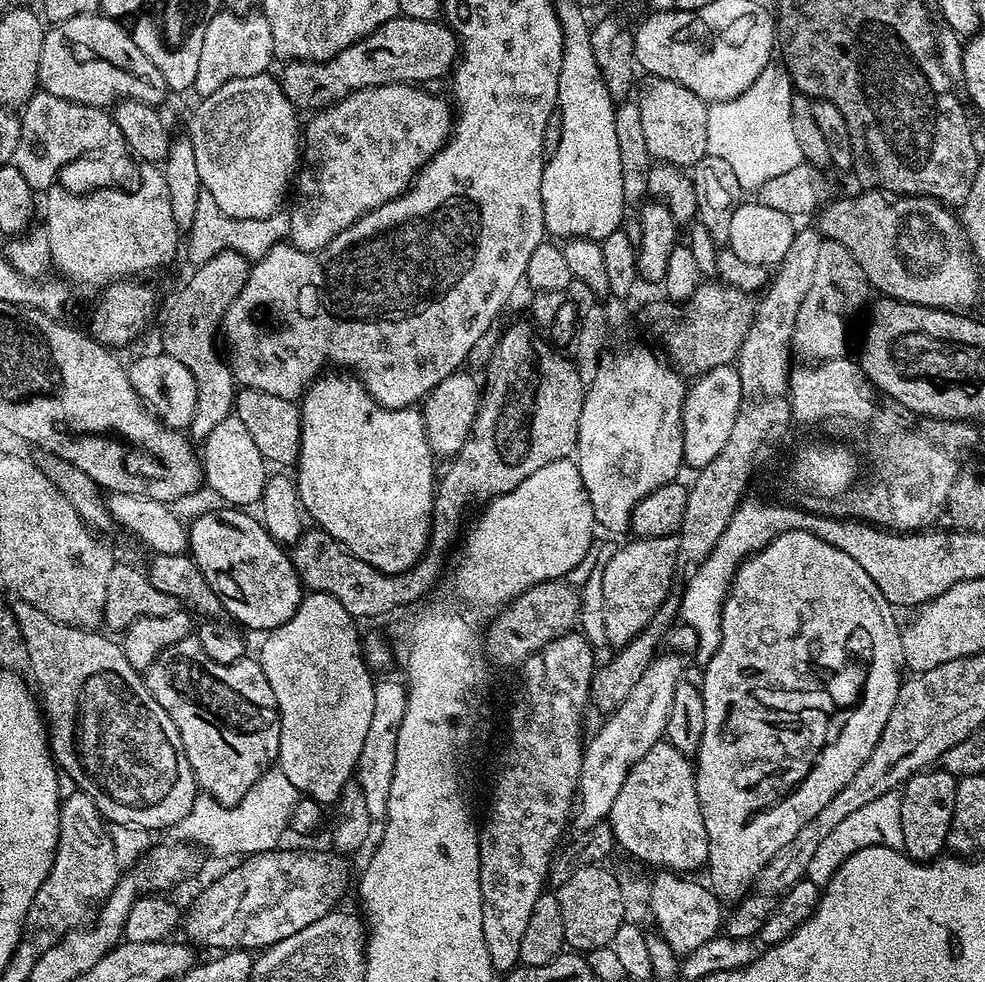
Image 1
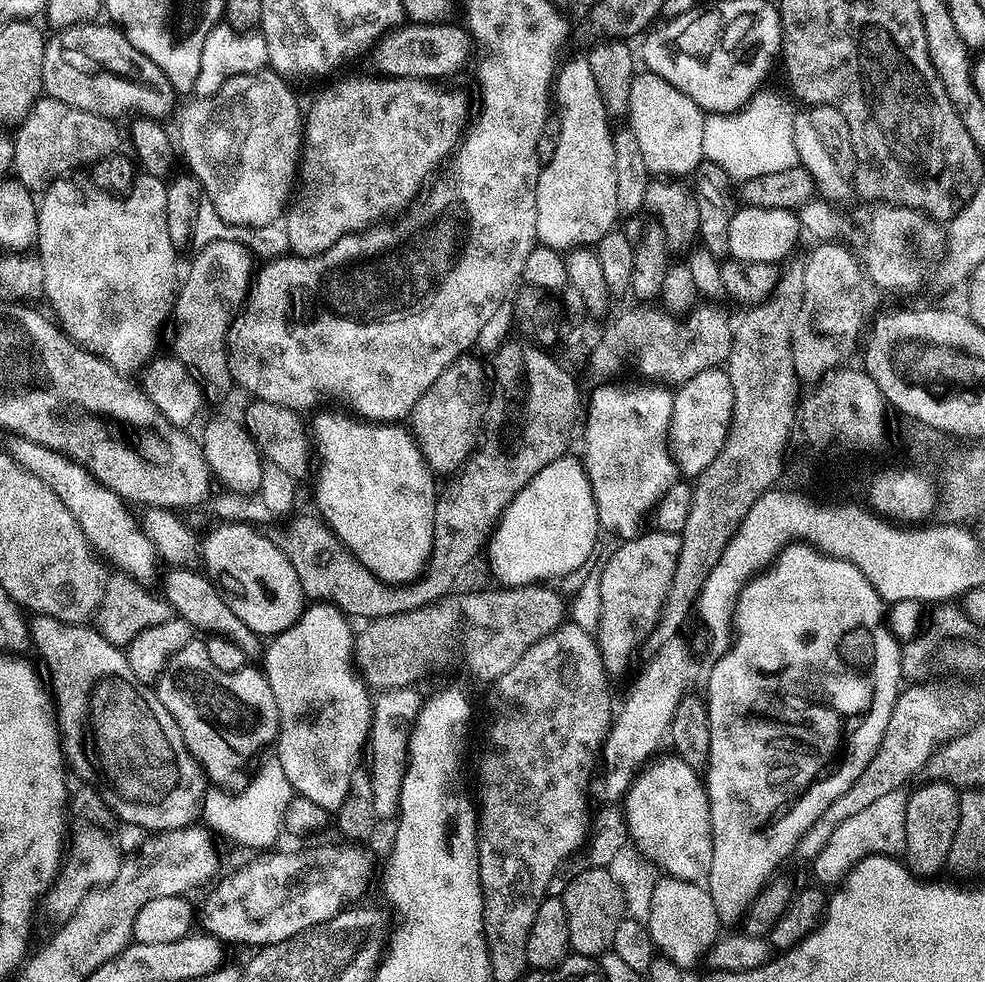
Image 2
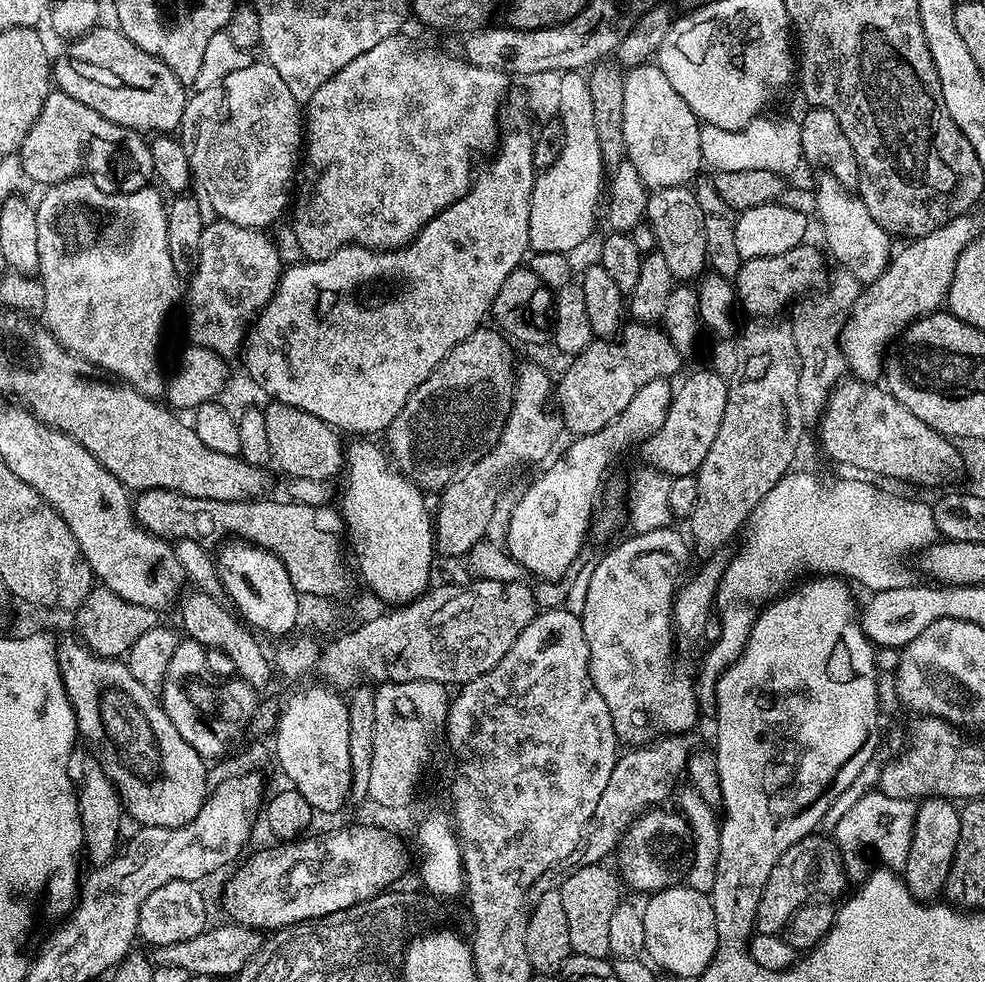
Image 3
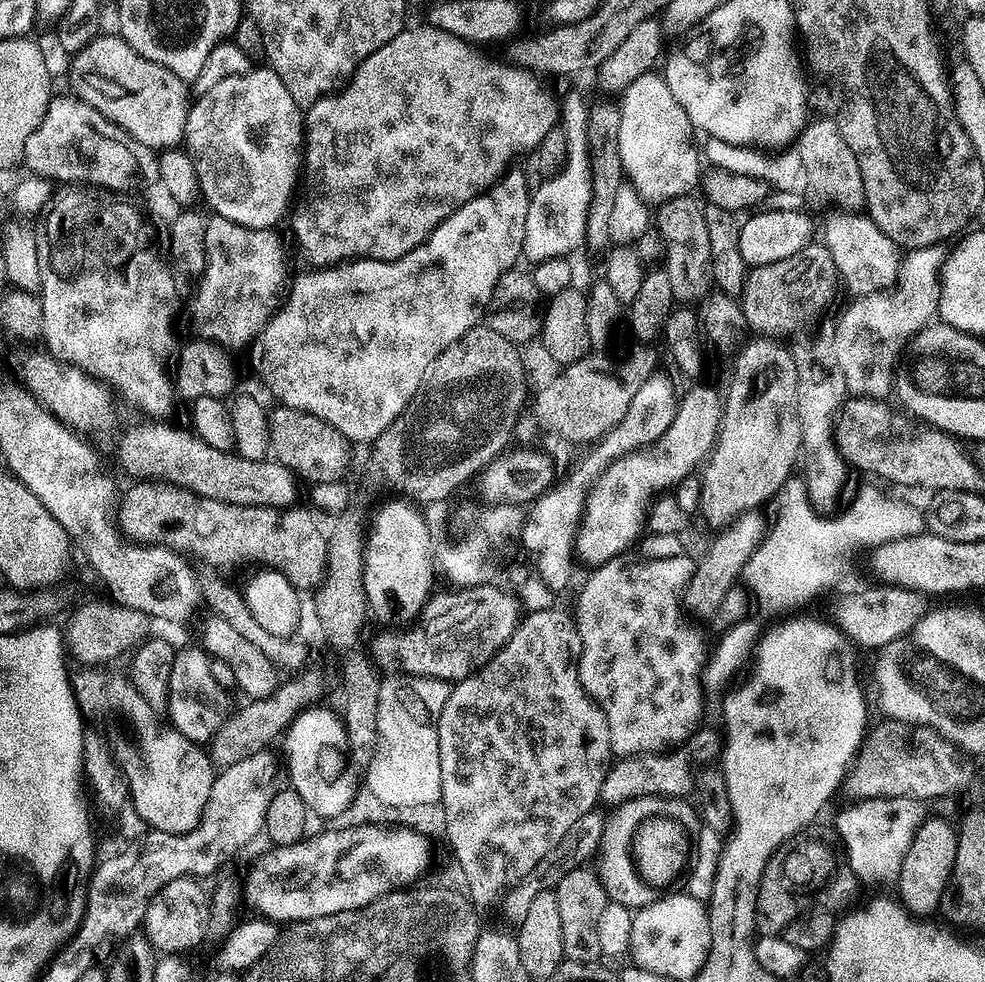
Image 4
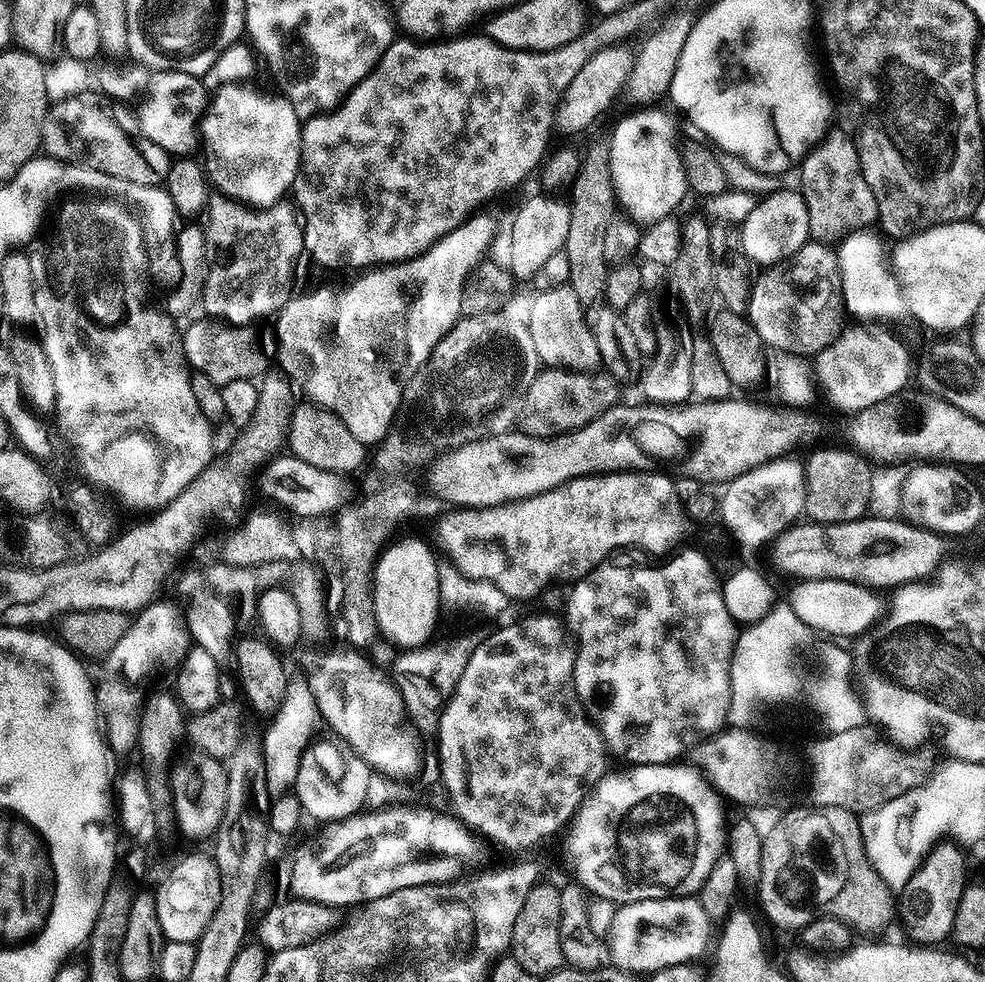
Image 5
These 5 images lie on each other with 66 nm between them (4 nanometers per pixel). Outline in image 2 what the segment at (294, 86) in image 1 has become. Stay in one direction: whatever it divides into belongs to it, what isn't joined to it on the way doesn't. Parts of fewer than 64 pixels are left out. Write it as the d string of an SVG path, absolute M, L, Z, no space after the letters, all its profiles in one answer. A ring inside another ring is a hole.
M405 22L380 37L371 49L370 57L379 73L390 76L406 76L415 80L431 80L452 76L472 56L474 37L467 27L459 23L413 24Z

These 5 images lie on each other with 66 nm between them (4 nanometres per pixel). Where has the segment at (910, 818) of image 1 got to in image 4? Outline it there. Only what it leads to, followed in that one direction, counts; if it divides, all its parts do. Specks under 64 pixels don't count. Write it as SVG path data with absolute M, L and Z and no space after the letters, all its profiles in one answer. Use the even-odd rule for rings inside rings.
M929 815L918 826L914 838L910 842L910 850L906 850L906 858L902 858L902 866L898 877L900 884L899 903L907 912L916 918L932 918L940 912L940 903L944 897L946 886L954 870L954 854L958 854L957 829L952 828L940 816Z

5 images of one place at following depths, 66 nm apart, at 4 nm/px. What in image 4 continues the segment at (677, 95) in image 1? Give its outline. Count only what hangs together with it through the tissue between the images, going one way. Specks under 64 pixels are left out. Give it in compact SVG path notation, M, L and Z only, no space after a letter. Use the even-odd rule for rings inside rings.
M650 71L630 82L619 105L622 126L618 130L618 154L633 190L652 206L695 193L702 184L702 152L692 145L694 129L690 118L678 106L678 98L670 94L663 75Z

